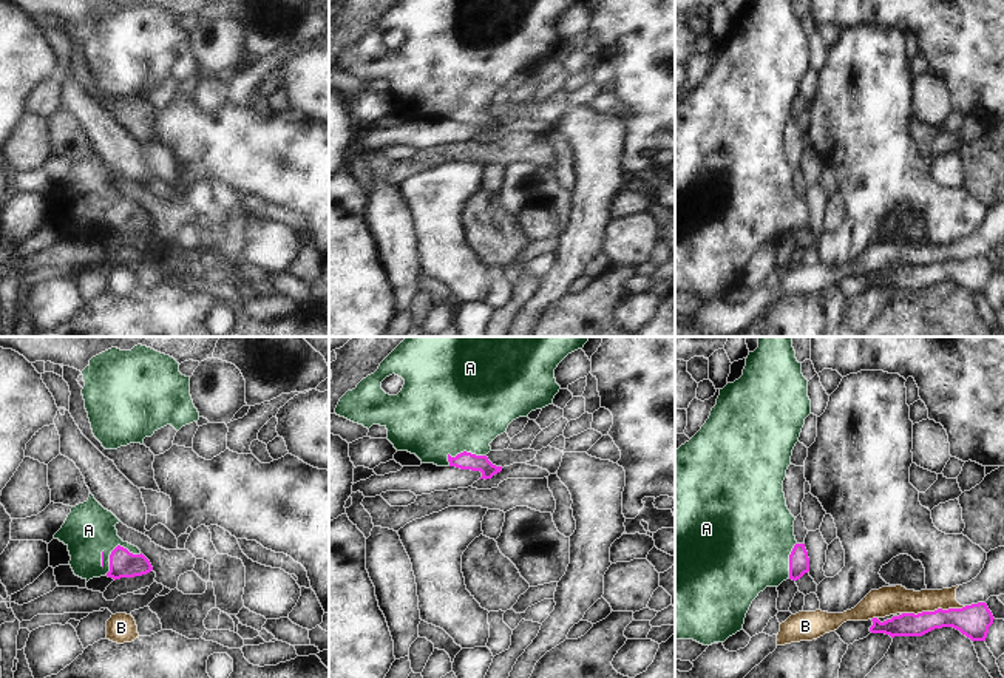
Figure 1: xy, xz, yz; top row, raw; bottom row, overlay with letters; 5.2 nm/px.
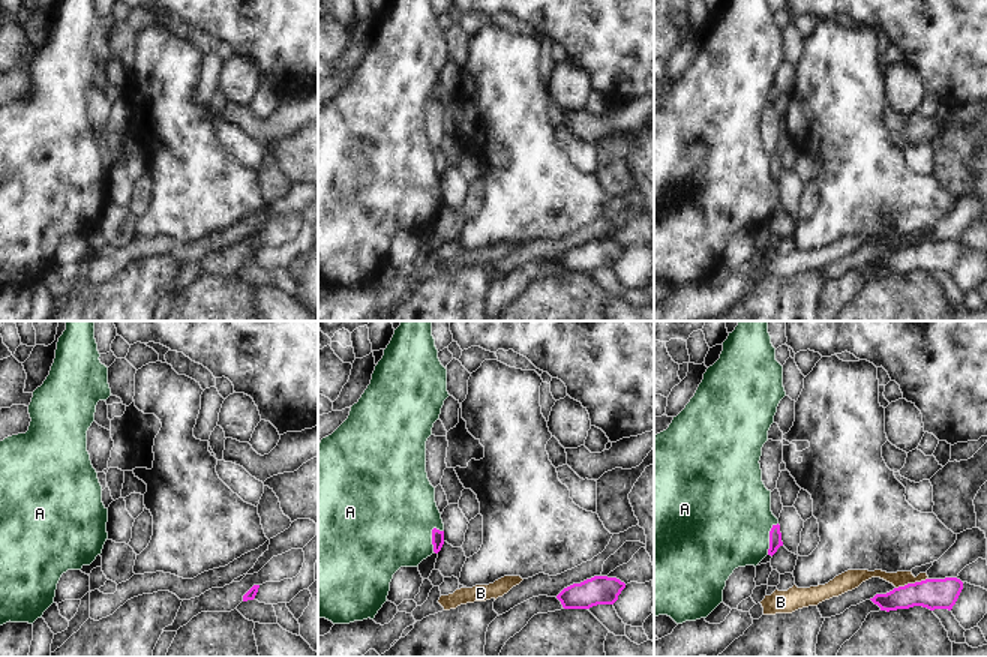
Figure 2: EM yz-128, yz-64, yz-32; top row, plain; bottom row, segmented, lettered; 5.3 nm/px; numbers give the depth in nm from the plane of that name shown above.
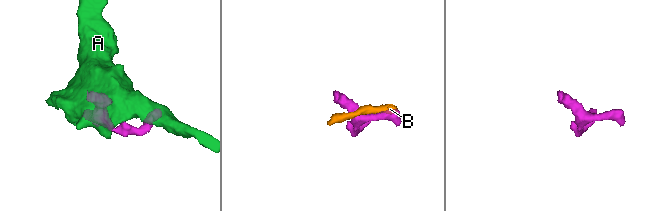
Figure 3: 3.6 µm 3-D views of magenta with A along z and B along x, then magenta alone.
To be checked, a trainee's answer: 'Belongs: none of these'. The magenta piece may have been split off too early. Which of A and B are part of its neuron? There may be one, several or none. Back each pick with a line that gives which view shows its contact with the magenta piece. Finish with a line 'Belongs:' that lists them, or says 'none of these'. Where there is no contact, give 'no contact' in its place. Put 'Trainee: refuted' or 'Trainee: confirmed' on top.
Trainee: refuted
A: contact in xy
Belongs: A

